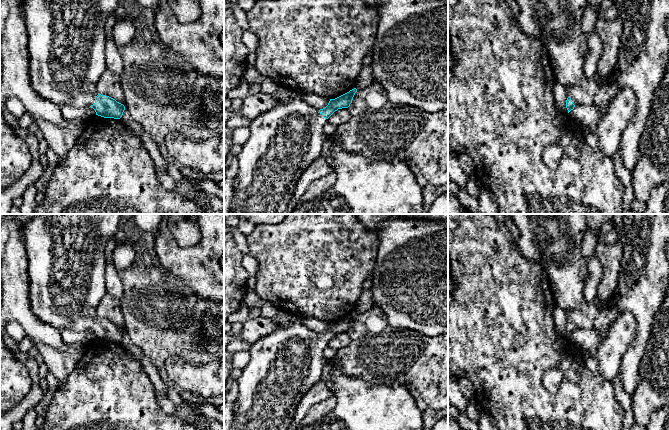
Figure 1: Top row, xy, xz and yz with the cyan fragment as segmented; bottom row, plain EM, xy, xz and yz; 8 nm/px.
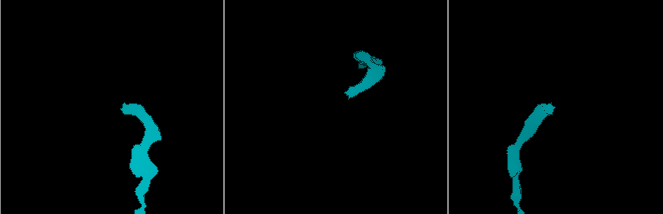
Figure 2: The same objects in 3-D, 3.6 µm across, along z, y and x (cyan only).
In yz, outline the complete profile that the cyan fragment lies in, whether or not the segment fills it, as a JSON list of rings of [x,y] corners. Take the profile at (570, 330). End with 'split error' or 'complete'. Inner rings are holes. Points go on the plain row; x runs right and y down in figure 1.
[[[508,214],[519,229],[517,246],[523,257],[539,264],[546,272],[556,306],[568,314],[566,332],[568,337],[578,329],[595,329],[599,332],[601,340],[607,337],[613,323],[620,313],[617,307],[617,298],[601,300],[596,297],[591,303],[584,298],[584,286],[588,278],[587,260],[582,255],[582,240],[587,231],[585,214]]]; split error

